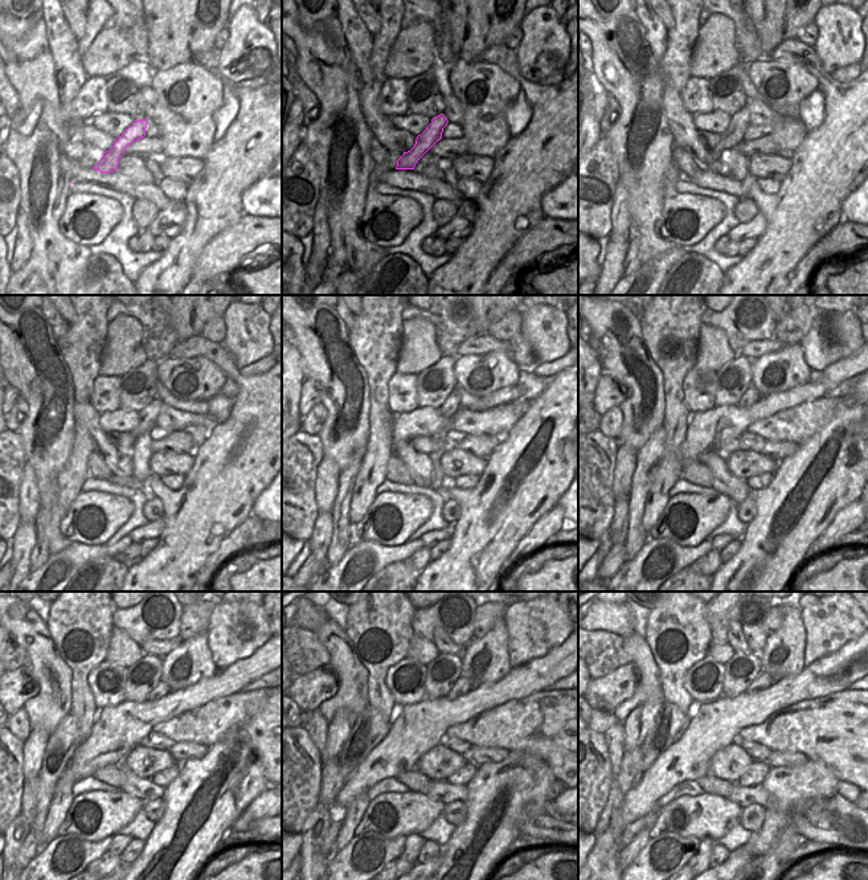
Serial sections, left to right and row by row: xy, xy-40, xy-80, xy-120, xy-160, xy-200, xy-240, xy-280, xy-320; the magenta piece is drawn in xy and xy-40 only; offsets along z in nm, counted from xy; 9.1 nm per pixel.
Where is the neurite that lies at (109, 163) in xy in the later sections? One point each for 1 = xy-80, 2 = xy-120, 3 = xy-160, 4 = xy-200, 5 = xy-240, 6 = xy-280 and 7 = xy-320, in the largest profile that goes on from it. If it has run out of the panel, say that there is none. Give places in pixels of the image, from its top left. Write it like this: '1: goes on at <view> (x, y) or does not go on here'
1: goes on at xy-80 (738, 122)
2: goes on at xy-120 (147, 417)
3: goes on at xy-160 (450, 406)
4: goes on at xy-200 (752, 395)
5: goes on at xy-240 (162, 690)
6: goes on at xy-280 (462, 686)
7: goes on at xy-320 (765, 680)

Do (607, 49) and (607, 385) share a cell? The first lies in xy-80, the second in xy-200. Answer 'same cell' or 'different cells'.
different cells

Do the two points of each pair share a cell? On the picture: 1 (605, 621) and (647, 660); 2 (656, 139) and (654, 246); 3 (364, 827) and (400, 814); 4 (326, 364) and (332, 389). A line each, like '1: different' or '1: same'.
1: different
2: same
3: same
4: same

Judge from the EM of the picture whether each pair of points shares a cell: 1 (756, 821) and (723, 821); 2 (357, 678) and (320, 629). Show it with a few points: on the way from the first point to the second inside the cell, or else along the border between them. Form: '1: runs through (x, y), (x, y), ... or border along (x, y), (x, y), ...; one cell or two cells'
1: border along (742, 809), (738, 822); two cells
2: runs through (346, 666), (339, 646), (332, 639); one cell

